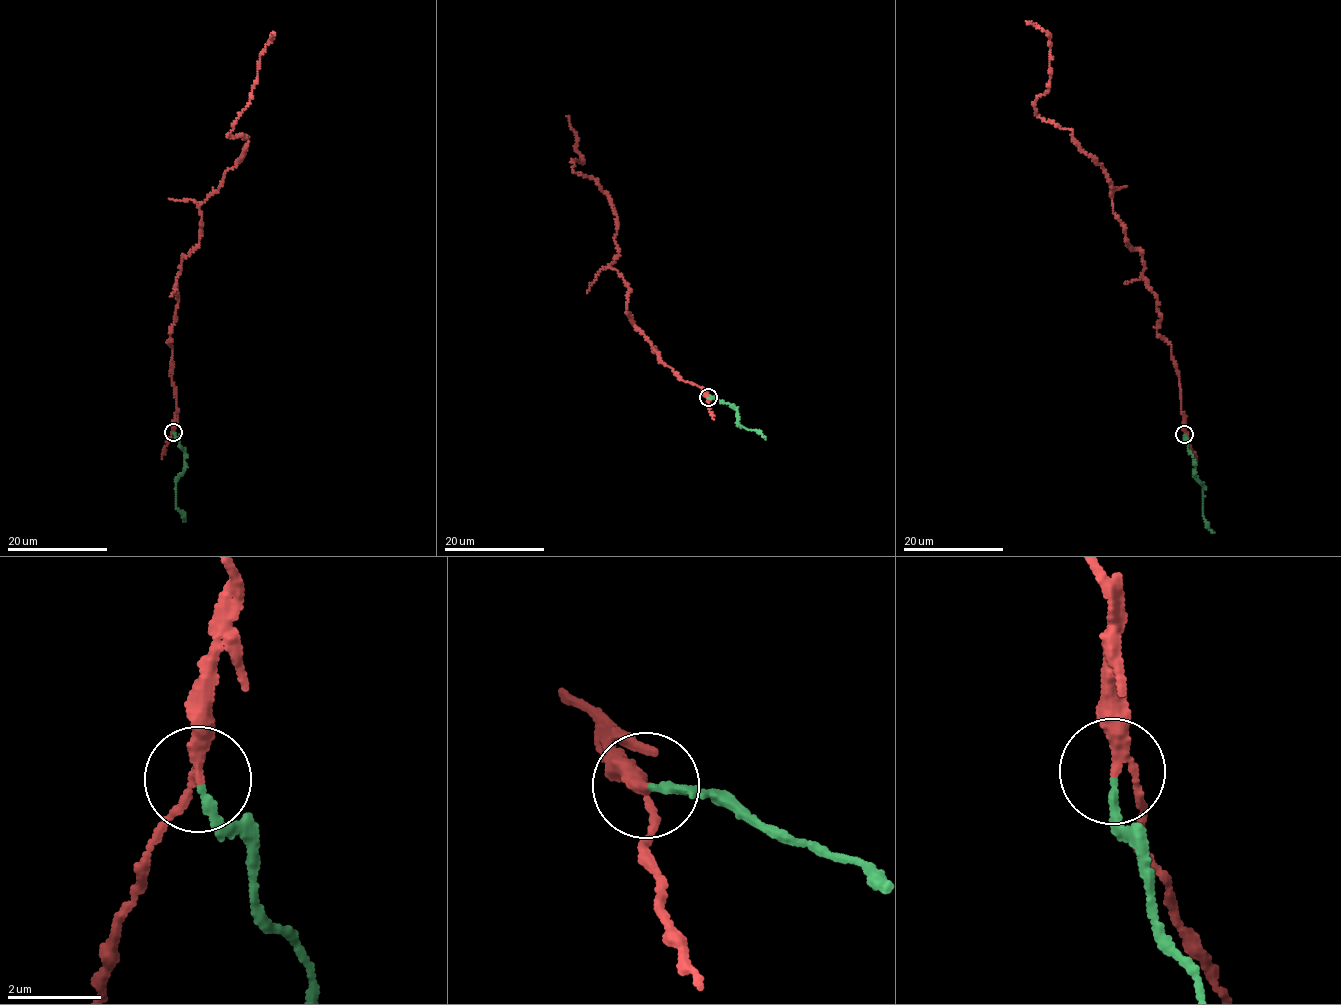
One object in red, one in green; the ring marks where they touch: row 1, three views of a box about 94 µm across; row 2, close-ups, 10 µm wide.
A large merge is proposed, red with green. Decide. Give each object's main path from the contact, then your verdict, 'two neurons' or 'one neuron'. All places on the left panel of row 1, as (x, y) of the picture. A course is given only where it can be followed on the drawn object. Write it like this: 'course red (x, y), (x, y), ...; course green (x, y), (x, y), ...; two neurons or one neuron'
course red (173, 432), (175, 282), (198, 244), (199, 205), (242, 159), (248, 139), (227, 134), (273, 32); course green (173, 432), (185, 452), (185, 470), (176, 478), (175, 507), (184, 521); two neurons

